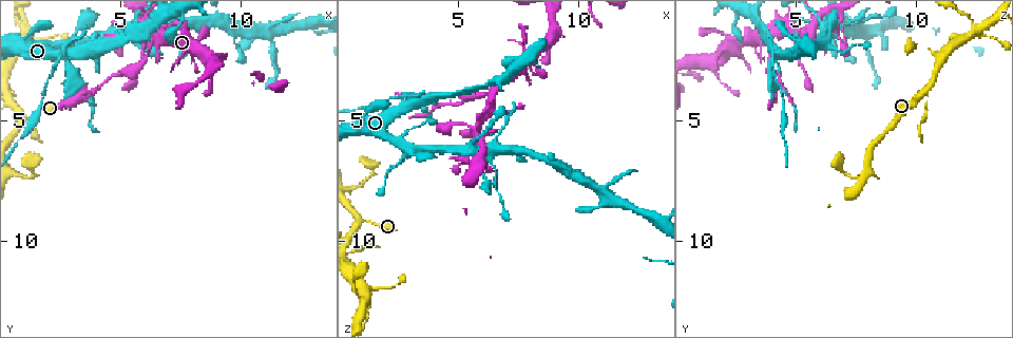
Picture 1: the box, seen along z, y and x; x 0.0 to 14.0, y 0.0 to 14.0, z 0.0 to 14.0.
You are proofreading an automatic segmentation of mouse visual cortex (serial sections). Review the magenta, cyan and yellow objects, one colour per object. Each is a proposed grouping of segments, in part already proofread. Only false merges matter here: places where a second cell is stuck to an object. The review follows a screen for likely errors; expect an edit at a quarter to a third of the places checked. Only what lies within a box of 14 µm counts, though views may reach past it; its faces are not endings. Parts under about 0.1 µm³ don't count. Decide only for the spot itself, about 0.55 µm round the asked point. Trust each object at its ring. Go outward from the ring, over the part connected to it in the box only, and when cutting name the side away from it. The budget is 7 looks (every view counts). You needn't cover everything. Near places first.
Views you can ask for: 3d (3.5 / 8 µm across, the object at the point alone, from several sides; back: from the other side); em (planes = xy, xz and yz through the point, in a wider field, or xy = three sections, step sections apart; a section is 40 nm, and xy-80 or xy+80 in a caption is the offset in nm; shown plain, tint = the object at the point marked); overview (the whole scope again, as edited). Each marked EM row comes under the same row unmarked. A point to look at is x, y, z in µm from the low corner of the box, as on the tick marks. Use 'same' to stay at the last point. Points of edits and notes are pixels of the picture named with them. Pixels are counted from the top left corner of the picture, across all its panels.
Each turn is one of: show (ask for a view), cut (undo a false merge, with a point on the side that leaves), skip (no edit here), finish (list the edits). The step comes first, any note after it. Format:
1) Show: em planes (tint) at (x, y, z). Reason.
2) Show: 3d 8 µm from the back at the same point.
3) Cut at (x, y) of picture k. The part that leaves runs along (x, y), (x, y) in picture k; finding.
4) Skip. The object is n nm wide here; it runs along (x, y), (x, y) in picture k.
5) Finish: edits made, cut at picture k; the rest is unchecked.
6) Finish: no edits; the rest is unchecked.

Show: 3d 3.5 µm at (3.1, 2.3, 4.2). Four-way junction.

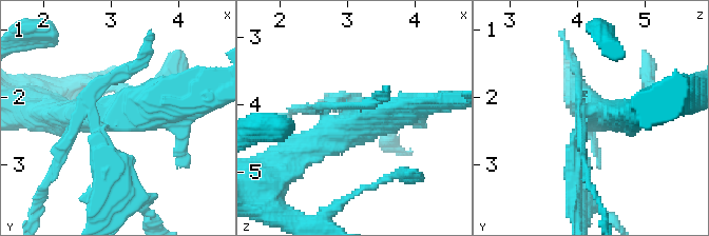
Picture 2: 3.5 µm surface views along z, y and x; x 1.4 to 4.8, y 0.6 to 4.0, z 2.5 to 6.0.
Show: em xy step 3 (tint) at (3.15, 2.25, 4.30). Now the EM.

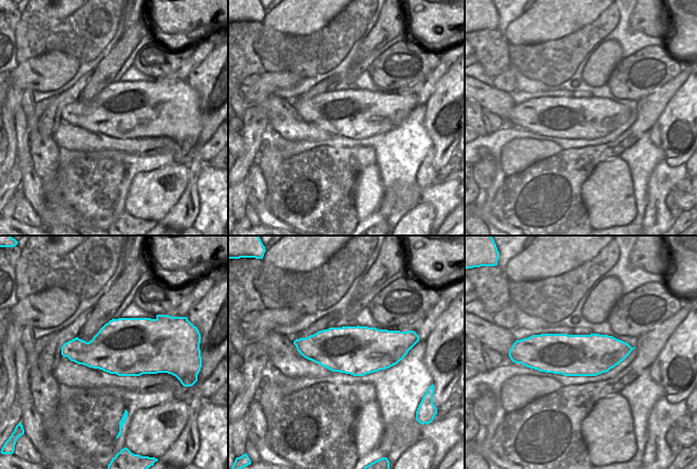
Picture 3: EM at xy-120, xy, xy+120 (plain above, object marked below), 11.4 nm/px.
Cut at (571, 160) of picture 2. The part that leaves runs along (578, 130), (578, 191), (599, 207) in picture 2; a second cell is stuck on.

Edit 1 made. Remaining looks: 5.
Show: overview. Redraw.

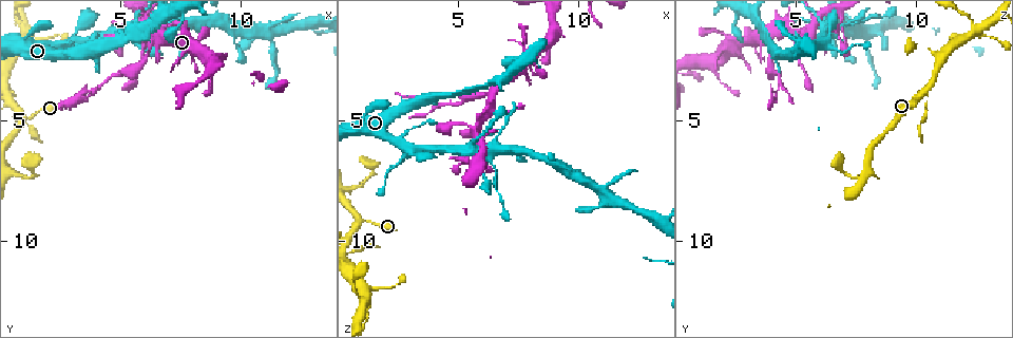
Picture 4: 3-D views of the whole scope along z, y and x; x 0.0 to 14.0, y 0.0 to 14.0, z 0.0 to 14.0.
Show: 3d 3.5 µm at (6.6, 1.3, 3.8). Thick turns thin.

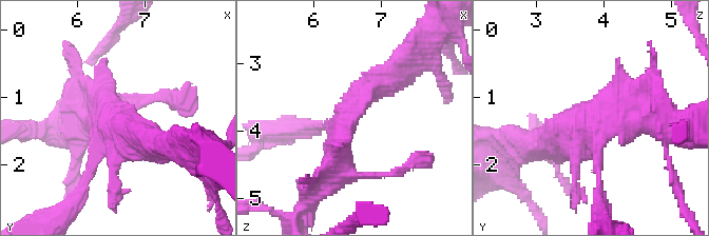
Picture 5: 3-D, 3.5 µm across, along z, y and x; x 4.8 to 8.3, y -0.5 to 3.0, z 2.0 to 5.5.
Show: em xy step 5 (tint) at (6.50, 1.35, 3.70). Now the EM.

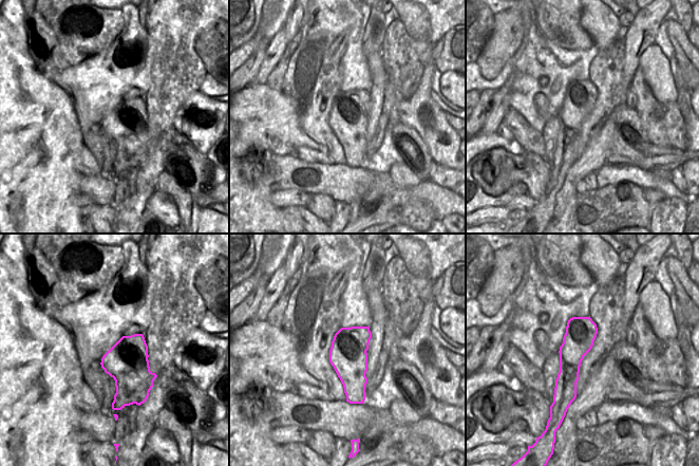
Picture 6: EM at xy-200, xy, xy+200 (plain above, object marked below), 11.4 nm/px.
Skip. It runs along (396, 71), (347, 111), (338, 170) in picture 5; one cell here.

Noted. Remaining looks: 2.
Show: 3d 3.5 µm at (5.5, 1.1, 6.8). Abrupt turn.

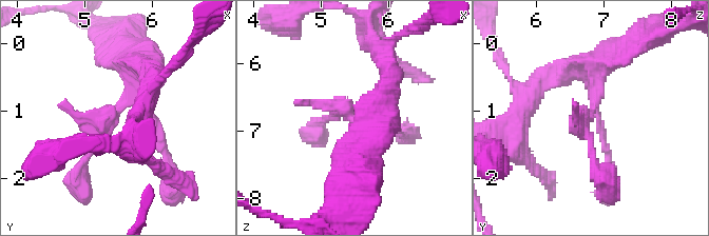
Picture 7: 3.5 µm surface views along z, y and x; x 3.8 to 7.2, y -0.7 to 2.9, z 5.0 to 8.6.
Show: em xy step 1 (tint) at (5.45, 1.00, 6.75). Shape alone is not enough.

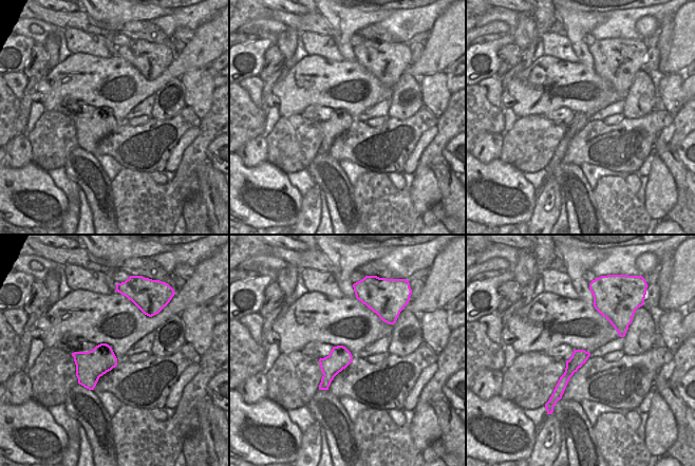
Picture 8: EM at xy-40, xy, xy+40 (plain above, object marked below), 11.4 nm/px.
Skip. It runs along (586, 354), (570, 369), (560, 391) in picture 8; continuous, no second cell.

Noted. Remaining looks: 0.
Finish: edits made, cut at picture 2; the rest is unchecked.

